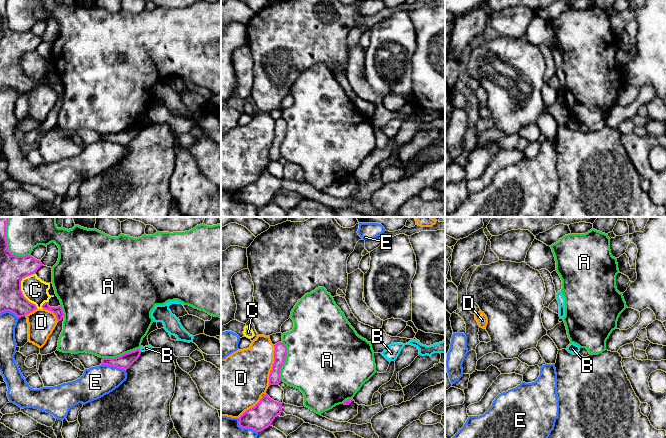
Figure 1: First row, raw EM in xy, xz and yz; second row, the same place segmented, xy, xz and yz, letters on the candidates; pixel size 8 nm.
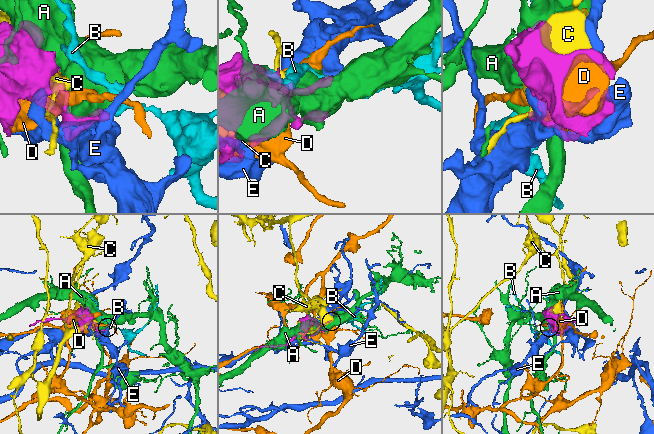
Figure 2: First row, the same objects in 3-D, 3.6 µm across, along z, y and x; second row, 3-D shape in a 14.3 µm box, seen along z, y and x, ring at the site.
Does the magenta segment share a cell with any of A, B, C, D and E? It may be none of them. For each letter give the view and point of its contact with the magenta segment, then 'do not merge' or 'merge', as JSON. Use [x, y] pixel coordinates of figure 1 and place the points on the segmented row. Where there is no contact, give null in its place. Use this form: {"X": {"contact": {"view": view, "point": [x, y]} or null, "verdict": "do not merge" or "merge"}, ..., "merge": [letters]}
{"A": {"contact": {"view": "xz", "point": [284, 361]}, "verdict": "do not merge"}, "B": {"contact": {"view": "xy", "point": [139, 350]}, "verdict": "do not merge"}, "C": {"contact": {"view": "xy", "point": [20, 289]}, "verdict": "do not merge"}, "D": {"contact": {"view": "xz", "point": [273, 365]}, "verdict": "do not merge"}, "E": {"contact": {"view": "xy", "point": [113, 366]}, "verdict": "do not merge"}, "merge": []}

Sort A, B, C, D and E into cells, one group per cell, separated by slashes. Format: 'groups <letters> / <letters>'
groups A / B / C / D / E

